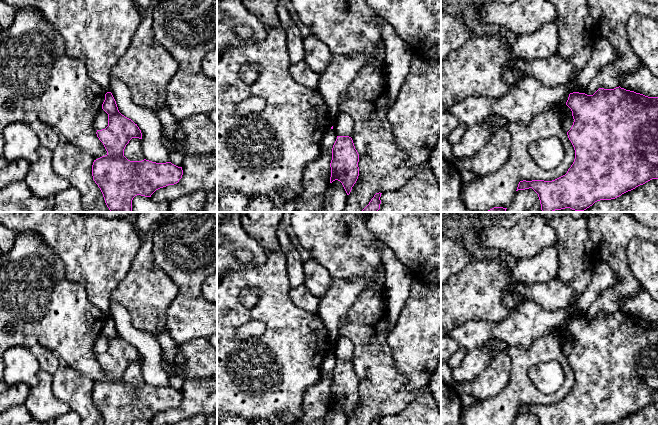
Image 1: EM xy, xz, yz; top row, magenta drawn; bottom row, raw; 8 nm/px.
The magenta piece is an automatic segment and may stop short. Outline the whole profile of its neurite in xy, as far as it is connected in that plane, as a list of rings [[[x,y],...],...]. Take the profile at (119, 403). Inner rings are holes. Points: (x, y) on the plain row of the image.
[[[111,316],[105,318],[102,333],[108,338],[108,350],[97,354],[96,358],[107,378],[94,384],[92,400],[105,425],[132,425],[137,419],[151,421],[156,414],[179,406],[183,399],[182,391],[171,386],[156,387],[146,383],[130,385],[124,380],[124,373],[129,365],[132,362],[142,363],[142,357],[137,348],[119,336]]]

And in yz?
[[[619,310],[599,312],[593,319],[570,317],[566,329],[574,343],[567,356],[575,374],[573,388],[565,399],[552,405],[520,405],[516,415],[532,412],[540,425],[600,425],[615,423],[652,403],[658,403],[658,321],[648,321]]]

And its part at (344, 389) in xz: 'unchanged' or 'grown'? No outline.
unchanged

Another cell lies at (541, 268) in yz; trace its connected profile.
[[[558,245],[546,247],[539,254],[520,259],[511,270],[514,288],[518,283],[536,284],[546,283],[557,277],[558,271]]]

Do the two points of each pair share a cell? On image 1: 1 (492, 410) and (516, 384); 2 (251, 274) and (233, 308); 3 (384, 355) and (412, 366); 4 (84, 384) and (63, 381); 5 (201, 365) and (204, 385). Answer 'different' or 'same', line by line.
1: same
2: same
3: different
4: same
5: different

